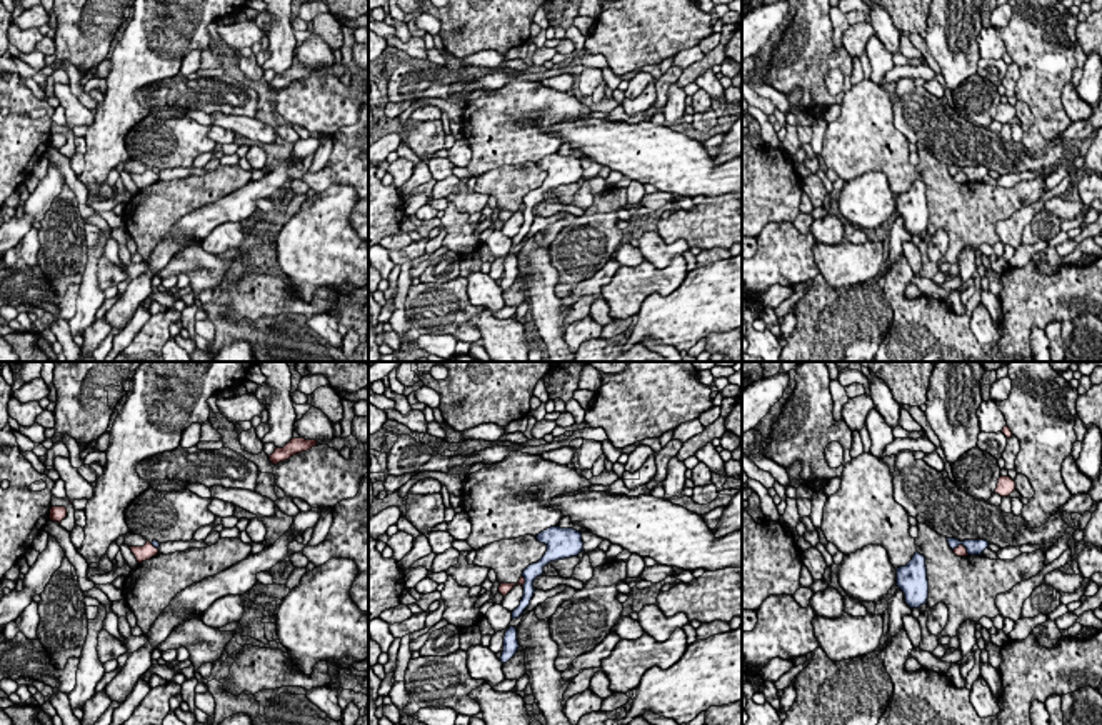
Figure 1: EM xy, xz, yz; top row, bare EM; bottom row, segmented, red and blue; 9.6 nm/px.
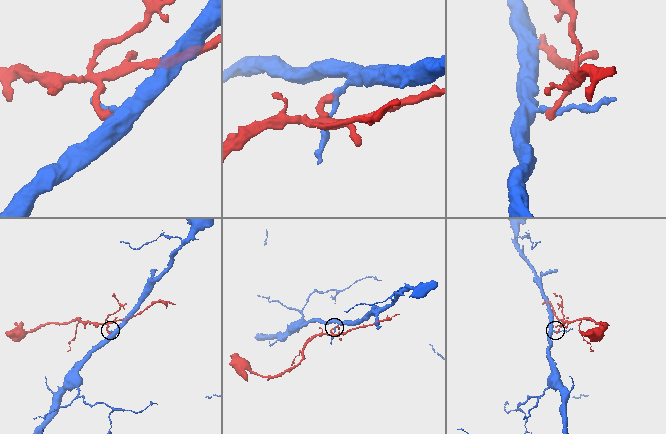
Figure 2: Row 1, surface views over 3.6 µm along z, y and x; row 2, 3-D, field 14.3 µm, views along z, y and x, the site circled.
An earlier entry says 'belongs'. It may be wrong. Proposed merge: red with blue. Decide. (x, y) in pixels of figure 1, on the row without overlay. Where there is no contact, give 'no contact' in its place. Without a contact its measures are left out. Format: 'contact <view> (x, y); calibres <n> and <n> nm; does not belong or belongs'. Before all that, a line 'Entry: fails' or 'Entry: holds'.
Entry: fails
contact xz (524, 207); calibres 120 and 140 nm; does not belong

